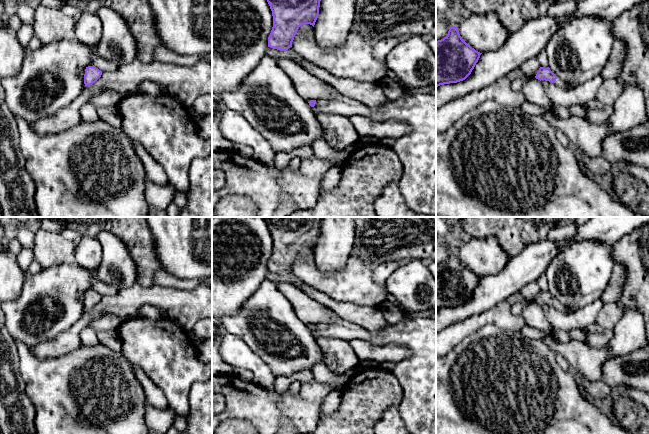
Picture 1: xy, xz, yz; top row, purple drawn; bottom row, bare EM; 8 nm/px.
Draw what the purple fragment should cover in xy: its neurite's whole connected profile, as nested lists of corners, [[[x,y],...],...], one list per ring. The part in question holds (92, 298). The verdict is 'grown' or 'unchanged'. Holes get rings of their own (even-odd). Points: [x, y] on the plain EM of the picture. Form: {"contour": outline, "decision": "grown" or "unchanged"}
{"contour": [[[88,290],[85,293],[84,308],[90,310],[95,307],[102,299],[102,295],[93,290]]], "decision": "unchanged"}

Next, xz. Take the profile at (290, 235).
{"contour": [[[263,217],[272,235],[273,251],[268,261],[268,271],[287,275],[300,250],[310,248],[314,251],[319,239],[322,217]]], "decision": "unchanged"}

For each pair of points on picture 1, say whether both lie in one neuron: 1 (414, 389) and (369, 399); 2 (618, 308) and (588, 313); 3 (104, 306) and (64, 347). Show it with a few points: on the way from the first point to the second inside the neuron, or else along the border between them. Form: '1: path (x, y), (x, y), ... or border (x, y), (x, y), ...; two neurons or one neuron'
1: border (391, 372), (402, 388), (402, 399), (398, 406); two neurons
2: border (604, 304), (594, 321); two neurons
3: path (93, 313), (72, 336); one neuron

